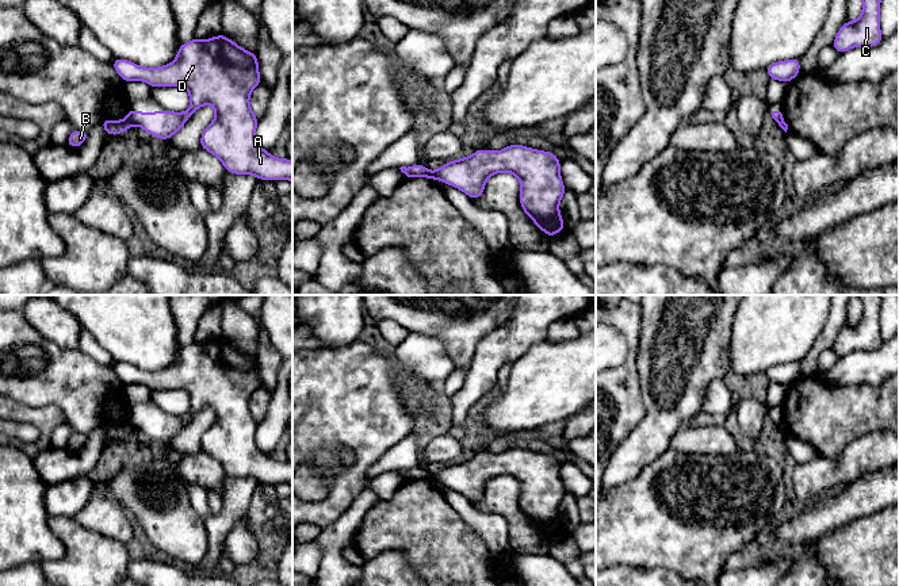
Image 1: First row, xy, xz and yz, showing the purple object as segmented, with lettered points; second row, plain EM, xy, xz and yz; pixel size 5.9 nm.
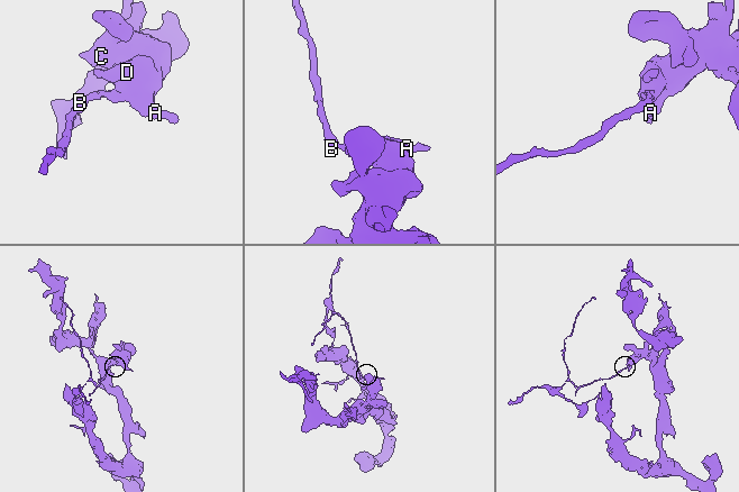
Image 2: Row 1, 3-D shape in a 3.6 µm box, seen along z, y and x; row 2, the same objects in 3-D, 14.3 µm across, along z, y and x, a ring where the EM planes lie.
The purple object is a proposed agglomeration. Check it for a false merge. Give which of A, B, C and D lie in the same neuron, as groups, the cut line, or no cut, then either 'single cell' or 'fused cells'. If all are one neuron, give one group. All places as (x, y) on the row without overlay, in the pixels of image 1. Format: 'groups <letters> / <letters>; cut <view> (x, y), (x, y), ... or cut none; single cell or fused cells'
groups A C D / B; cut xz (431, 475), (435, 482); fused cells

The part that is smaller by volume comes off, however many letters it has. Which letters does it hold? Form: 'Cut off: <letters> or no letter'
Cut off: B

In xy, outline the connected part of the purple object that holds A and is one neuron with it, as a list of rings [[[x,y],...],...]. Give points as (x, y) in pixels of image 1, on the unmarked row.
[[[219,337],[181,346],[176,363],[164,369],[145,371],[125,361],[111,367],[123,386],[141,383],[152,391],[183,390],[190,397],[190,411],[183,415],[129,413],[133,428],[167,444],[196,413],[211,407],[215,421],[200,438],[202,452],[214,457],[229,476],[292,486],[292,464],[273,460],[256,443],[259,421],[249,409],[252,394],[261,387],[256,356]]]

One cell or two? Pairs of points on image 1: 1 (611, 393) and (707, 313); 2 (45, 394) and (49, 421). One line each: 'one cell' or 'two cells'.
1: two cells
2: two cells

